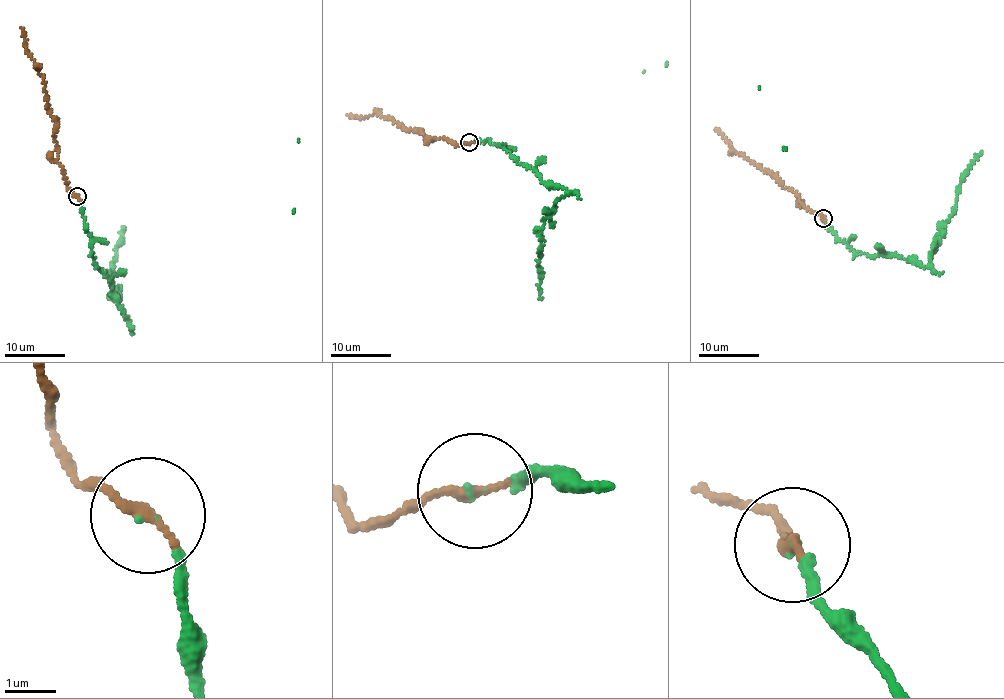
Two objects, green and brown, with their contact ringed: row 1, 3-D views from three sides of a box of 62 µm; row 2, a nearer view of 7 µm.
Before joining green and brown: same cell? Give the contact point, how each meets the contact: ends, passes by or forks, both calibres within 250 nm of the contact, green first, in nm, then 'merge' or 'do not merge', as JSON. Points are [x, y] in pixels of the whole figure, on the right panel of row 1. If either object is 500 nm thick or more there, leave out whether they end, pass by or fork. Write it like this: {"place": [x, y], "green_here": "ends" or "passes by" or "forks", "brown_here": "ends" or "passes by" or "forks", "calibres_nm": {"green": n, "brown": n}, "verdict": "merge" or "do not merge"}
{"place": [823, 218], "green_here": "ends", "brown_here": "ends", "calibres_nm": {"green": 80, "brown": 240}, "verdict": "merge"}

